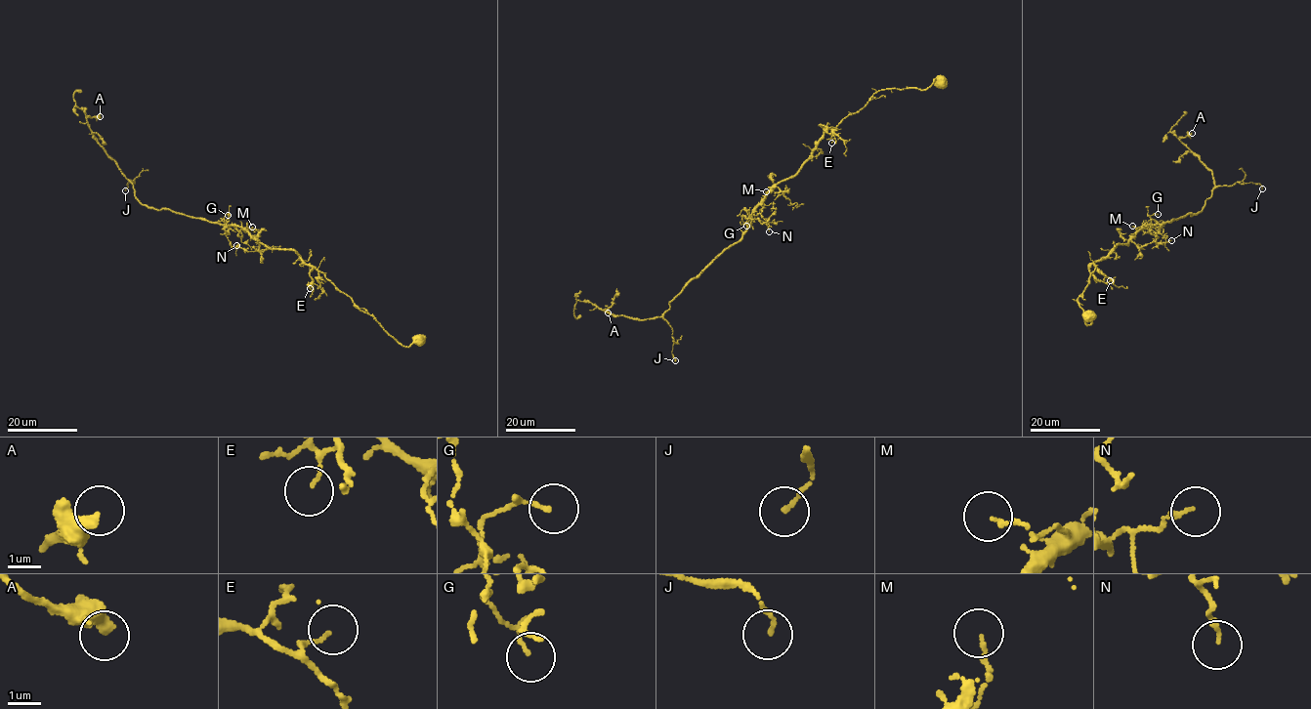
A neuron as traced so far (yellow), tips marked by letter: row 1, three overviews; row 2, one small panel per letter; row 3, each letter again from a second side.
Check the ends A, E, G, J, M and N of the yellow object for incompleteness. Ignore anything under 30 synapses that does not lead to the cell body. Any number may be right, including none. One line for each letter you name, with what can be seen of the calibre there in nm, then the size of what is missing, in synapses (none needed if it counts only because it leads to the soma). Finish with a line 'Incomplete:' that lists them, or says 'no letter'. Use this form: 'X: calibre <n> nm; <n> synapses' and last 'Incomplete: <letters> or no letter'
Incomplete: no letter

